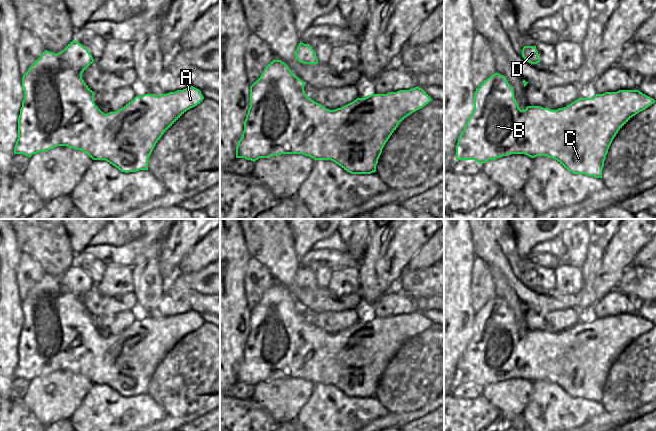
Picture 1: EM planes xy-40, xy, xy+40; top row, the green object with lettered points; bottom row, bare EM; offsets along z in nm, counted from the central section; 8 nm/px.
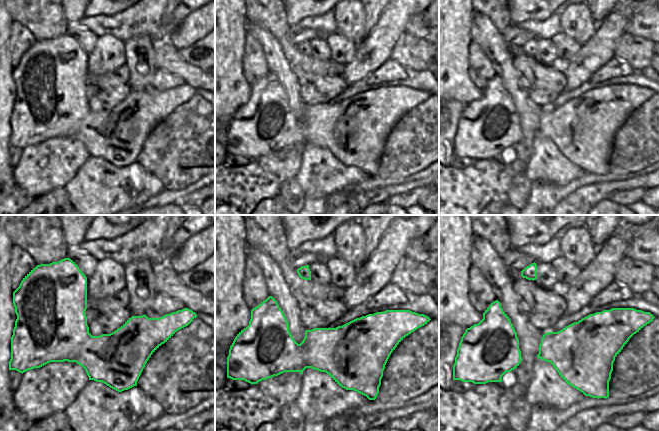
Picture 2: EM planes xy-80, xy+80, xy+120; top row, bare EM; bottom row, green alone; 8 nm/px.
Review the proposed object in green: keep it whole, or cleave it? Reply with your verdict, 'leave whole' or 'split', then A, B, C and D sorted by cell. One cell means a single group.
leave whole; A B C D

